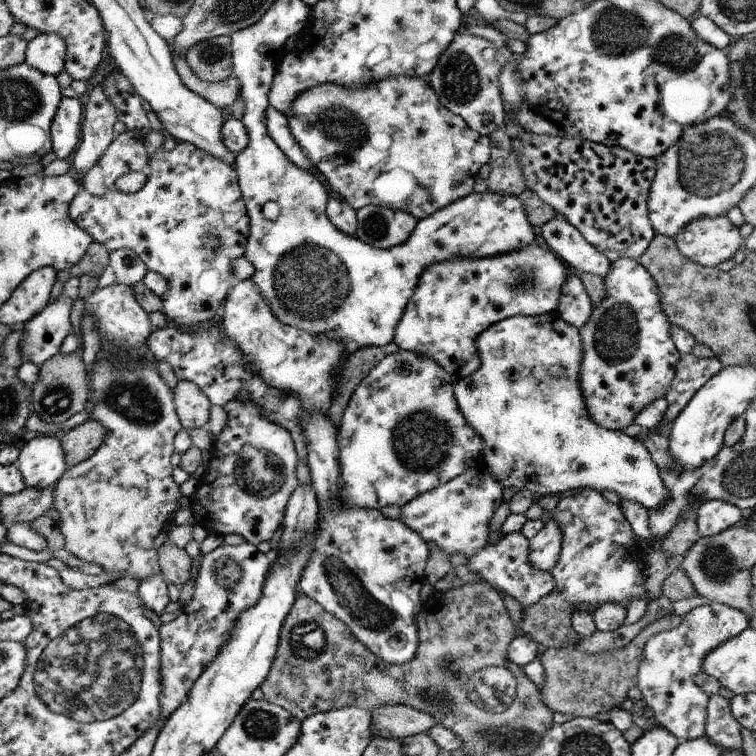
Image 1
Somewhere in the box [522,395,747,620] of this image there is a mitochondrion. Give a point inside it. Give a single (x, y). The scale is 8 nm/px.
(718, 565)

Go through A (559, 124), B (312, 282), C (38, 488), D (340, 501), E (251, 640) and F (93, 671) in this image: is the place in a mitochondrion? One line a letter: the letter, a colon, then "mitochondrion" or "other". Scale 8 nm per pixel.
A: other
B: mitochondrion
C: other
D: other
E: other
F: mitochondrion

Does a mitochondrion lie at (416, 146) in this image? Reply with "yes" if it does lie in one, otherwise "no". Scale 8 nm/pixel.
no

